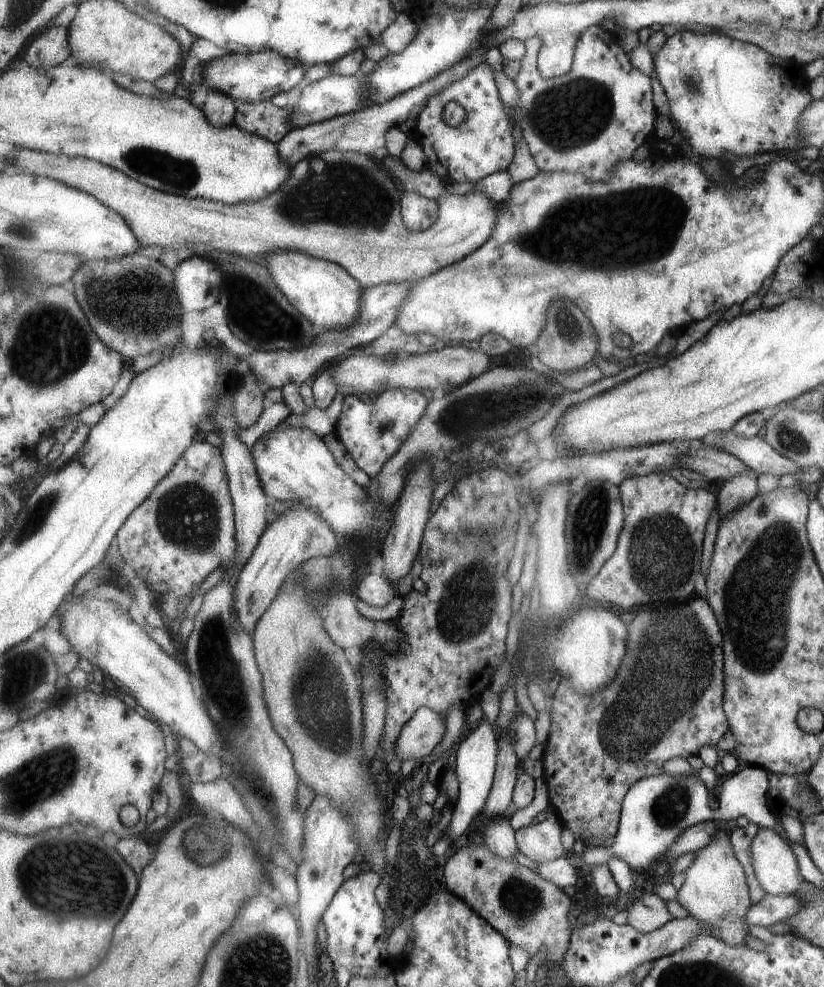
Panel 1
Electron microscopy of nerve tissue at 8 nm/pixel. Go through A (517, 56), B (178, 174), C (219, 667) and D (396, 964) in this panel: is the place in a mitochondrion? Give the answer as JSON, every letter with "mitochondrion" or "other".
{"A":"other","B":"mitochondrion","C":"mitochondrion","D":"other"}

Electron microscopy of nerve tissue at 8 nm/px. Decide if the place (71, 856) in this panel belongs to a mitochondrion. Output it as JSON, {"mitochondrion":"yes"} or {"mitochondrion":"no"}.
{"mitochondrion":"no"}

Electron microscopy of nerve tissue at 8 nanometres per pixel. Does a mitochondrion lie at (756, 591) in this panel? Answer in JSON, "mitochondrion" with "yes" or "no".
{"mitochondrion":"yes"}

